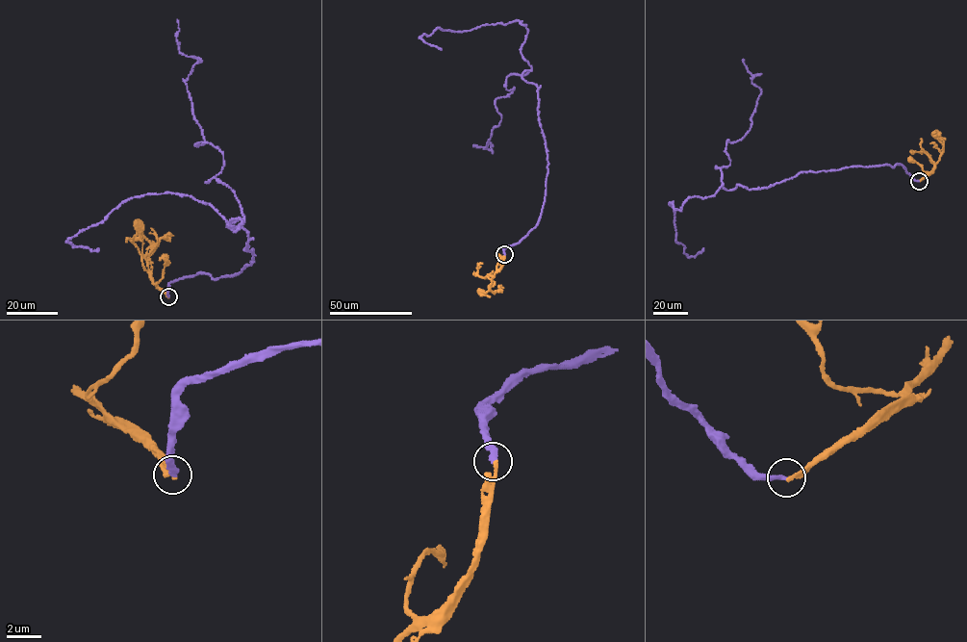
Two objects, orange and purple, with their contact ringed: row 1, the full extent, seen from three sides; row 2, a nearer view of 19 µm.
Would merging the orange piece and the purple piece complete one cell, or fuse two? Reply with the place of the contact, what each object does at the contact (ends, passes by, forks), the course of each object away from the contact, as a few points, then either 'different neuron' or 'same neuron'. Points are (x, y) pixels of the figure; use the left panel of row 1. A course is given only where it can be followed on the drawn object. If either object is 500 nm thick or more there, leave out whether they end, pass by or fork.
place (168, 296); orange ends; purple ends; course orange (168, 296), (151, 280), (148, 263), (143, 255), (139, 224); course purple (167, 296), (253, 256), (227, 226), (235, 193), (208, 183), (222, 152), (195, 145), (200, 60), (177, 19); same neuron

